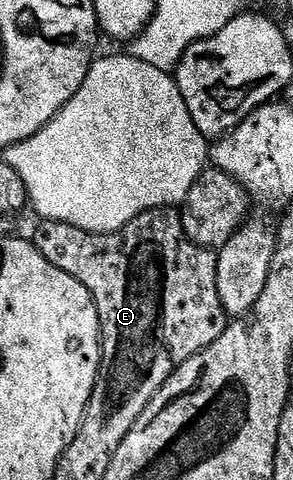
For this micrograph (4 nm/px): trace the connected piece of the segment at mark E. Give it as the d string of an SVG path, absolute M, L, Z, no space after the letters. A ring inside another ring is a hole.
M175 208L170 209L151 209L142 215L138 215L125 227L118 230L117 233L87 233L70 223L58 223L57 221L39 222L40 226L36 229L36 234L30 237L33 245L54 267L66 271L66 275L74 275L96 304L98 319L100 320L100 339L102 342L102 356L100 359L100 373L146 373L148 377L142 377L146 381L166 384L170 375L182 363L186 363L194 355L198 355L206 347L210 347L224 333L230 324L230 318L224 312L222 299L218 295L218 267L216 266L217 254L210 249L203 249L200 245L195 245L191 239L184 234L184 223L181 214Z

